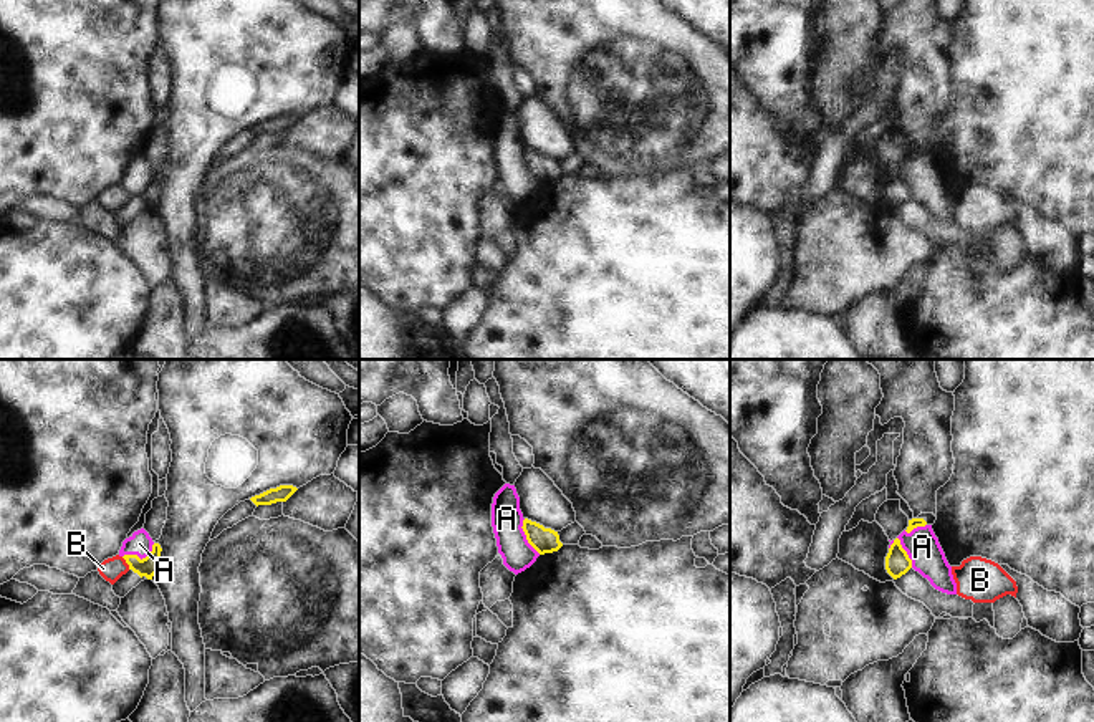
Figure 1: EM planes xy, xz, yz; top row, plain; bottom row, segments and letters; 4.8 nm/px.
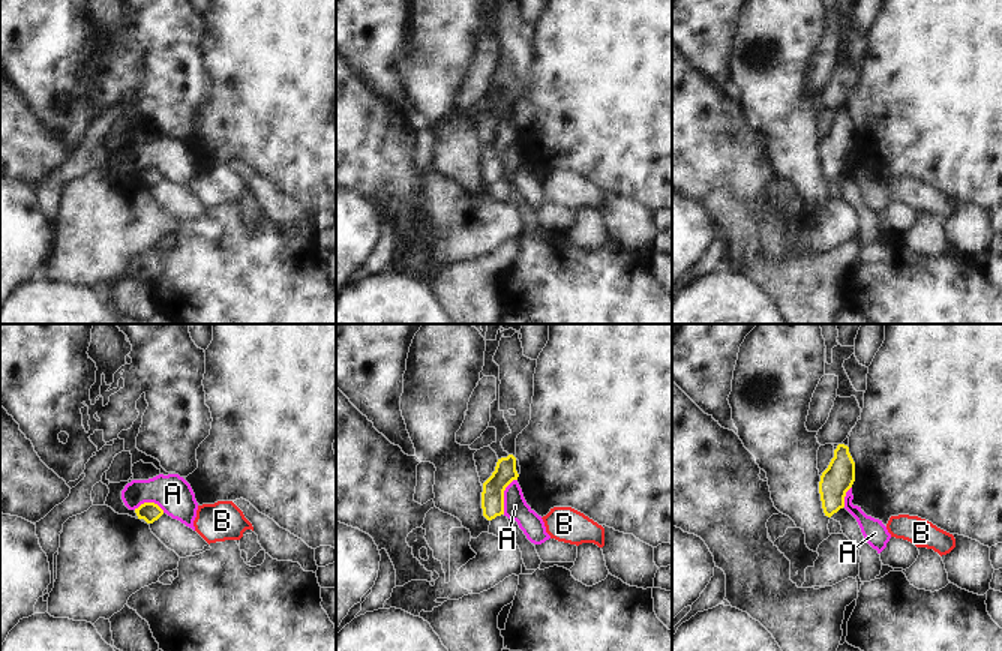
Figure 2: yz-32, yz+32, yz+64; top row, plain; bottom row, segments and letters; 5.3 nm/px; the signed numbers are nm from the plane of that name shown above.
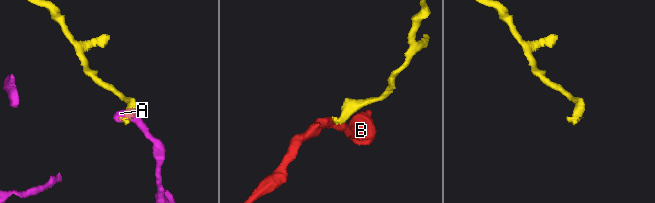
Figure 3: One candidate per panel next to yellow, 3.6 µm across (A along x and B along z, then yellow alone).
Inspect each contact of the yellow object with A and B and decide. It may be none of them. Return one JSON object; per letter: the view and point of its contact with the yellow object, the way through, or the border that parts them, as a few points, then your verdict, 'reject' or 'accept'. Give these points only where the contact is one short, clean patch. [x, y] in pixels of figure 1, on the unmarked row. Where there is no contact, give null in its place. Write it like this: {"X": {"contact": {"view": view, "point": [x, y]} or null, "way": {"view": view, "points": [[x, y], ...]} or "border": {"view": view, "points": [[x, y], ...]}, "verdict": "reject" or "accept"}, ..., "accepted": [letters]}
{"A": {"contact": {"view": "xy", "point": [139, 187]}, "border": {"view": "xy", "points": [[154, 173], [141, 187], [136, 184], [123, 186]]}, "verdict": "reject"}, "B": {"contact": {"view": "xy", "point": [126, 191]}, "border": {"view": "xy", "points": [[121, 186], [129, 197]]}, "verdict": "reject"}, "accepted": []}

